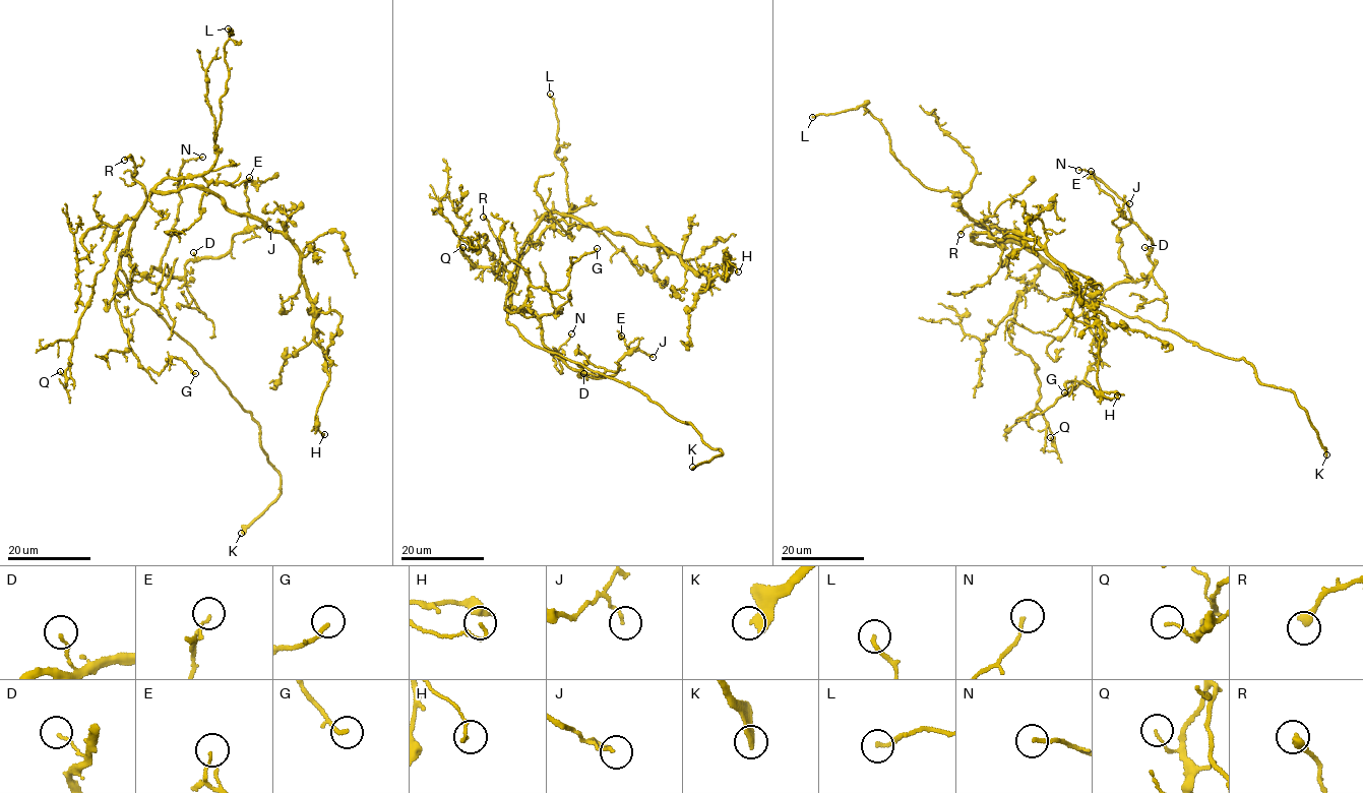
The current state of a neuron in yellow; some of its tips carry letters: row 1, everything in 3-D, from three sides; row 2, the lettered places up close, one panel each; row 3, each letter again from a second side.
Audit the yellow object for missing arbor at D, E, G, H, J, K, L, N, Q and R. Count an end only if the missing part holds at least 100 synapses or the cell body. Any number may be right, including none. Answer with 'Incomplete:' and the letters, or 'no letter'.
Incomplete: K

